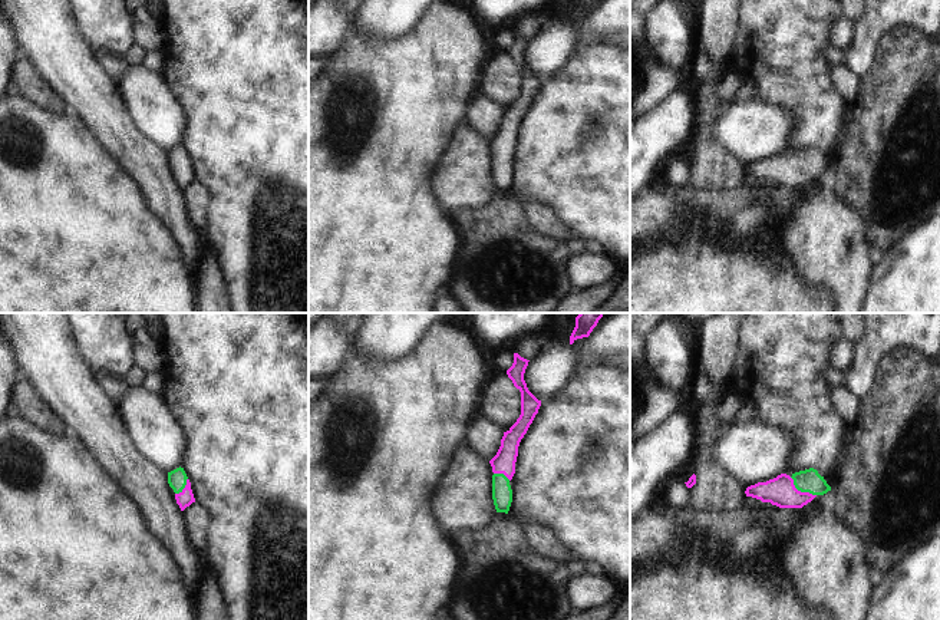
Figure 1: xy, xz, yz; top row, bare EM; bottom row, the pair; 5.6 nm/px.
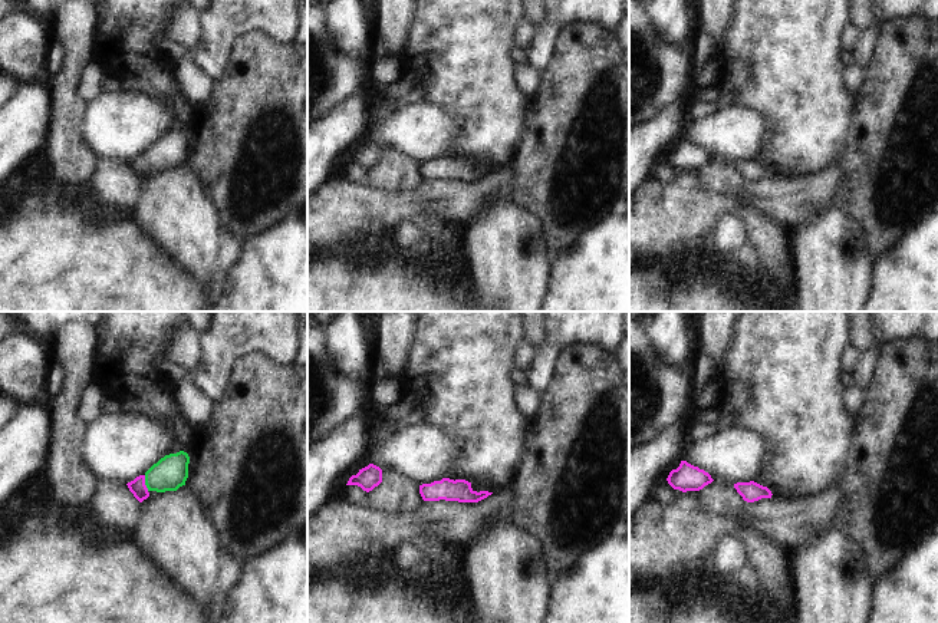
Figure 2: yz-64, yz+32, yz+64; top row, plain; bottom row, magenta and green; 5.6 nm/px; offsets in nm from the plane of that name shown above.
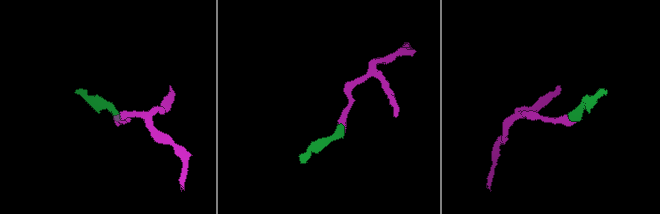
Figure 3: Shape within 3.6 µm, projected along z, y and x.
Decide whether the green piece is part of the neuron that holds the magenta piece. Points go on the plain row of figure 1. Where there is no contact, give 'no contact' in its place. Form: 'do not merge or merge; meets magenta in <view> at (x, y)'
merge; meets magenta in yz at (800, 170)

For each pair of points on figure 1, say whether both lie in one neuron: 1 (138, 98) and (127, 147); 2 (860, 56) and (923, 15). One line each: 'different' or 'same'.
1: different
2: same

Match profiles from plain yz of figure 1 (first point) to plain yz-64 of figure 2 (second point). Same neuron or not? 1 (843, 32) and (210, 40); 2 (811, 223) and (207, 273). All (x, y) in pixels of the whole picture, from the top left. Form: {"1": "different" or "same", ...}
{"1": "different", "2": "same"}

